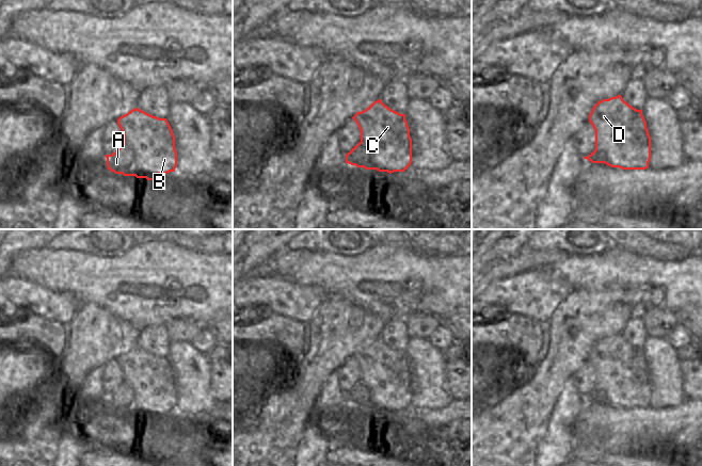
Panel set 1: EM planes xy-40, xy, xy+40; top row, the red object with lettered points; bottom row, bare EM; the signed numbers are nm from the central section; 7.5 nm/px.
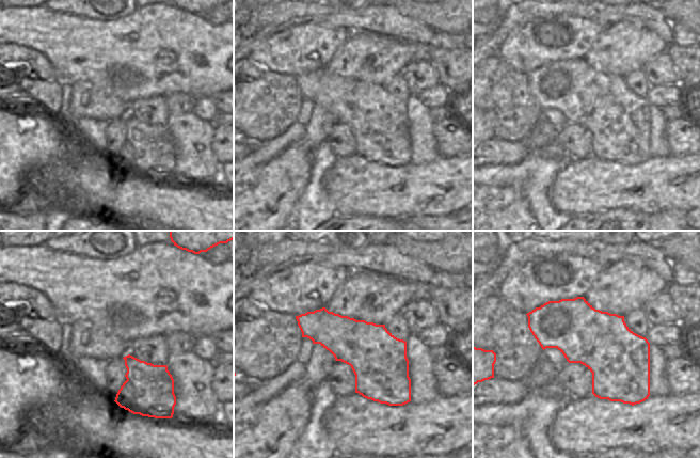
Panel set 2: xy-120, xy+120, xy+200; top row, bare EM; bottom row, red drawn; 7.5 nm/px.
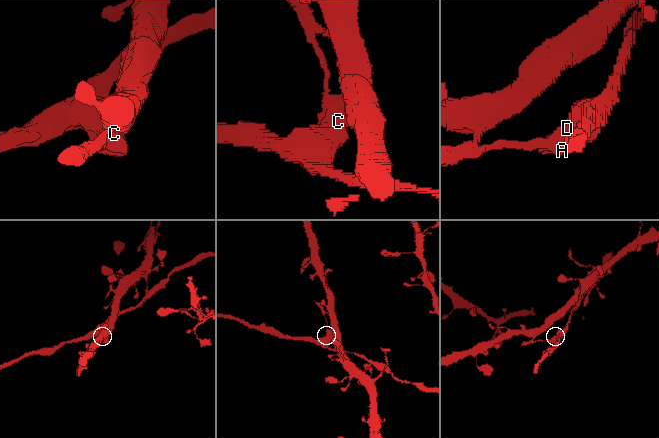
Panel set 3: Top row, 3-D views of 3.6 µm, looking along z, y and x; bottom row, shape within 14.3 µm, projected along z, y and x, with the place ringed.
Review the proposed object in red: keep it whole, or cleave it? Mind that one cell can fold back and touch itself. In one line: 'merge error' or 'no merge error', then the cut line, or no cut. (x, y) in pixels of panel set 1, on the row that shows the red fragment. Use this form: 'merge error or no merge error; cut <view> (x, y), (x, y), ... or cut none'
merge error; cut xy-40 (124, 143), (133, 154), (129, 175)

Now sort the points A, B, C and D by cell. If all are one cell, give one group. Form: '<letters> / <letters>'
A / B C D

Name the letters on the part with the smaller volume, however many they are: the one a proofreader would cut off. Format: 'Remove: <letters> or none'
Remove: B, C, D

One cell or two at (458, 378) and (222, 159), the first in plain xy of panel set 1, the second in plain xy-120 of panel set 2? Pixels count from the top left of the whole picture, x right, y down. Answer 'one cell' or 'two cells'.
one cell

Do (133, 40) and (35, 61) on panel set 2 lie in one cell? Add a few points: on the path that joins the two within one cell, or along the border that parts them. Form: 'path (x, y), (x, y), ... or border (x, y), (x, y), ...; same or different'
border (26, 46), (40, 51), (49, 61), (59, 80); different

